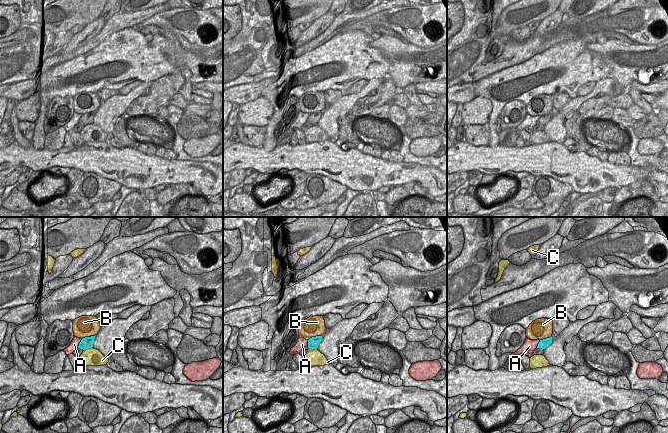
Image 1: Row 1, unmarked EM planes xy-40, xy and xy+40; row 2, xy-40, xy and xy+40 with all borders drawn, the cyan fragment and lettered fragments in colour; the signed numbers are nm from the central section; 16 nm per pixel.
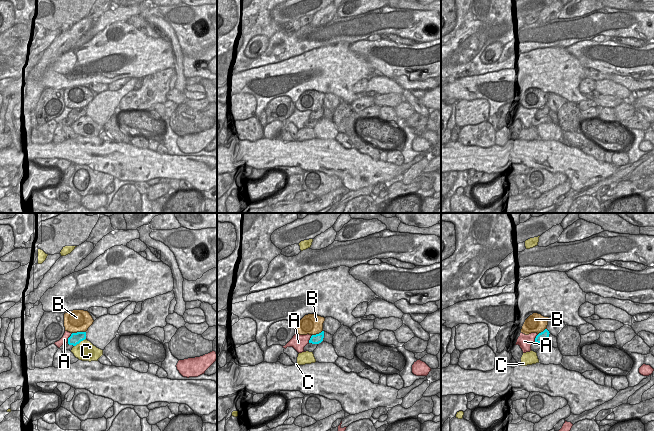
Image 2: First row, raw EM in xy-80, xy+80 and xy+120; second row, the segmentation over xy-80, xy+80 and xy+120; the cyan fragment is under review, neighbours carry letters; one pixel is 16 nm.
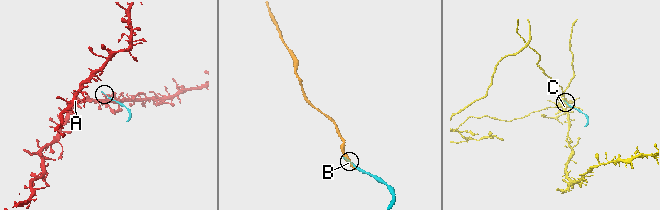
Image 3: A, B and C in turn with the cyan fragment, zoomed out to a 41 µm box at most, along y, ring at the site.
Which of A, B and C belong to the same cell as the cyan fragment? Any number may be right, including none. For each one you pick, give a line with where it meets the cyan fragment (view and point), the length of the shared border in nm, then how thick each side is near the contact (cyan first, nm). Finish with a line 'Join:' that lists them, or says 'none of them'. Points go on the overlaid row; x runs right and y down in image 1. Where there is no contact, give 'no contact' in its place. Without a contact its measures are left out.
Join: none of them

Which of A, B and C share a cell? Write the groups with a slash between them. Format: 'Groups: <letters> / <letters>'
Groups: A / B / C.

